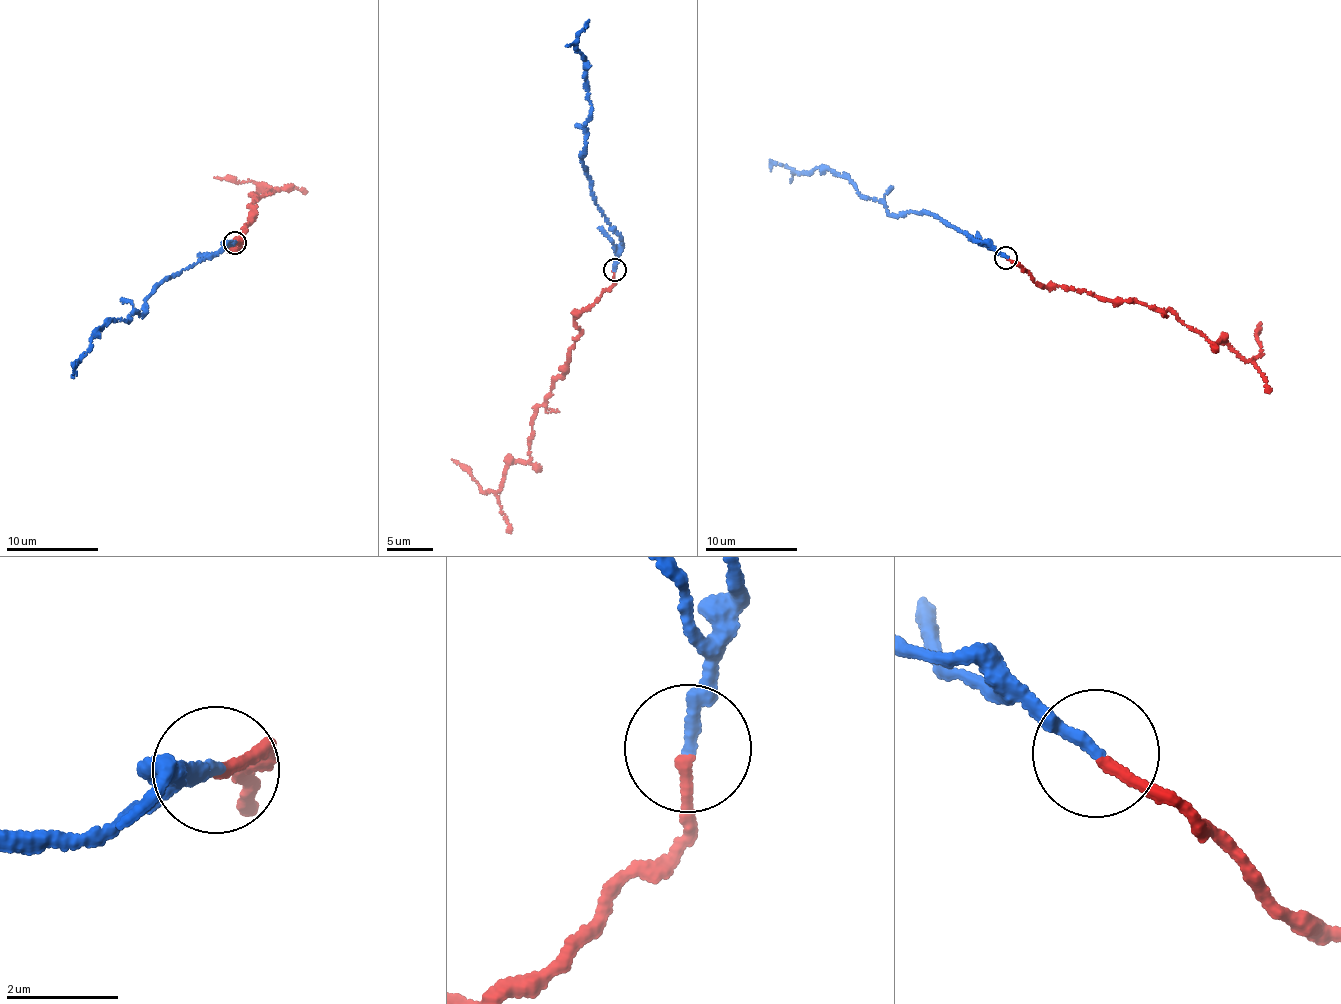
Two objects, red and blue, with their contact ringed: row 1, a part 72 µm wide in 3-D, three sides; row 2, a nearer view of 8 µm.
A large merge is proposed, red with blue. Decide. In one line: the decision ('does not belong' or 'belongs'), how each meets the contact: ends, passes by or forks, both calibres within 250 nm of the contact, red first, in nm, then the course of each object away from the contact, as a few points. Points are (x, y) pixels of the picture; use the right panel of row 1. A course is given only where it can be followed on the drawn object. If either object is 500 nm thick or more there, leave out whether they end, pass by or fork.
does not belong; red ends; blue ends; calibres 200 and 240 nm; course red (1007, 258), (1046, 286), (1164, 308), (1212, 342), (1226, 342), (1249, 361), (1262, 353), (1260, 322); course blue (1005, 257), (942, 219), (887, 213), (884, 202), (837, 172), (816, 166), (799, 173), (775, 163), (770, 171)

